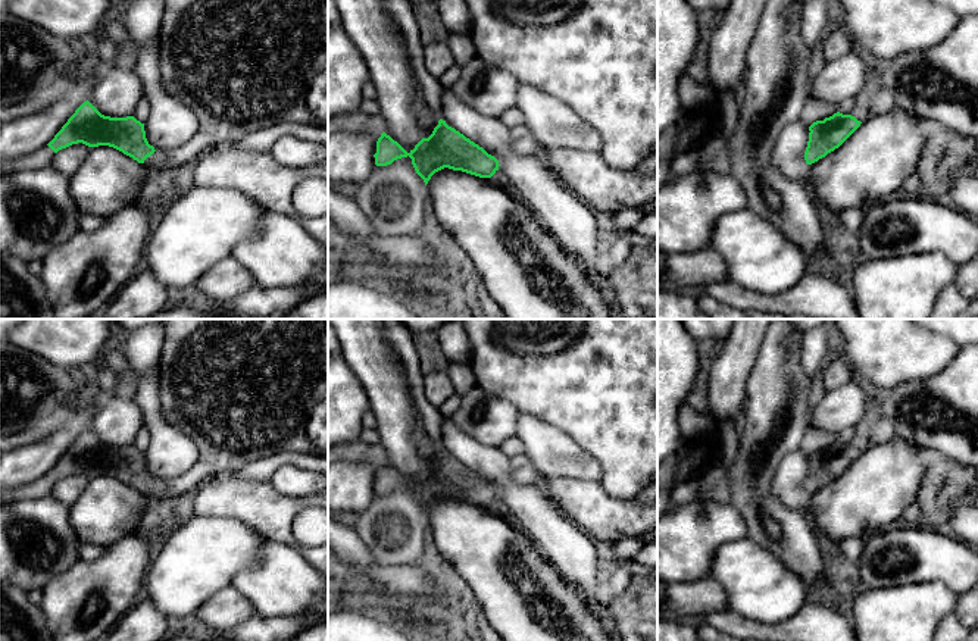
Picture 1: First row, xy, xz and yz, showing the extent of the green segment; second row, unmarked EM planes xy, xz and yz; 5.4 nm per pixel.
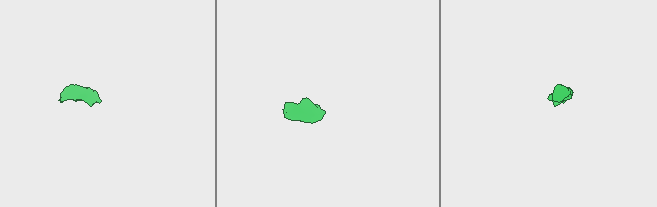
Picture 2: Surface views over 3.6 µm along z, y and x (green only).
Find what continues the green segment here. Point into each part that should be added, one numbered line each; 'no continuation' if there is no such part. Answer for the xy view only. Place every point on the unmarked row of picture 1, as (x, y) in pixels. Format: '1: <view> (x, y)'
1: xy (241, 390)
2: xy (41, 487)

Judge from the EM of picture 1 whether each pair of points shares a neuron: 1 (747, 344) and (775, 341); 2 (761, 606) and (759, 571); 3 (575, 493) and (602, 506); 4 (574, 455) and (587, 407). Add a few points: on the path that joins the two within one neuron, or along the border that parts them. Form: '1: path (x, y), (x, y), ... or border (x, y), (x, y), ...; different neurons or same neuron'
1: border (765, 334), (749, 375); different neurons
2: path (761, 597), (759, 579); same neuron
3: path (581, 499), (589, 506), (596, 506); same neuron
4: border (549, 424), (569, 435), (602, 468); different neurons

